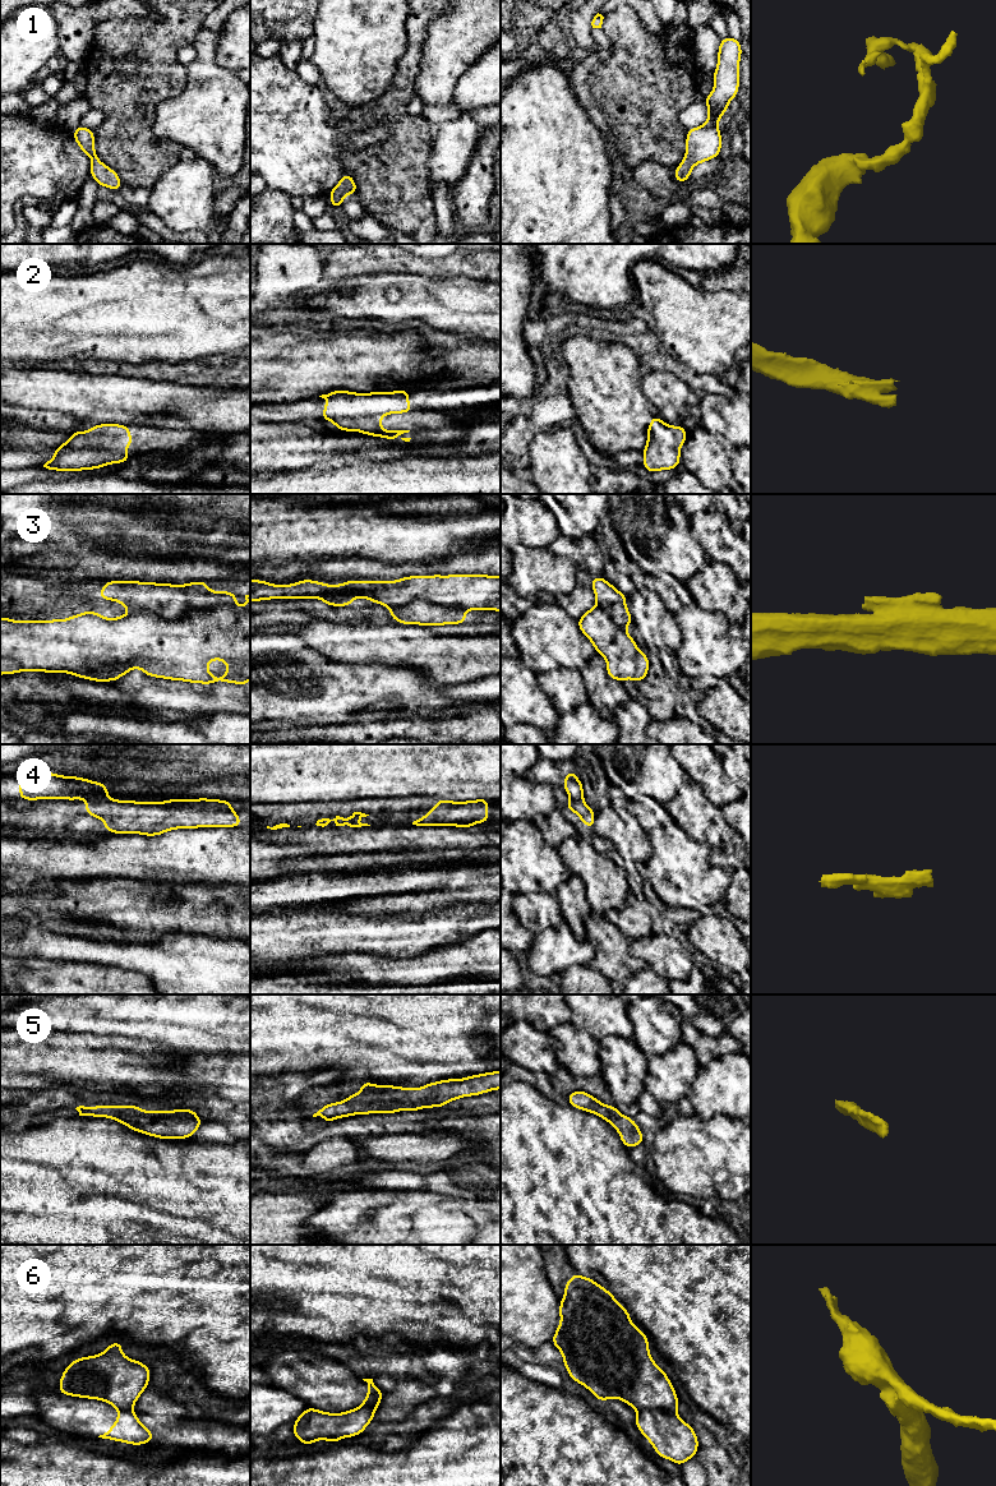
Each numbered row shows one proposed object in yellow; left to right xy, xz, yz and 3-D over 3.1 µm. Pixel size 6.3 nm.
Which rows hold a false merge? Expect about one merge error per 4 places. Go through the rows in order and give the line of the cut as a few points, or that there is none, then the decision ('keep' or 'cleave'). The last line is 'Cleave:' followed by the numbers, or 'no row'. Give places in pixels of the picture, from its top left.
1: no cut | keep
2: no cut | keep
3: xy (231, 604), (192, 608), (176, 618), (132, 612) | cleave
4: yz (571, 798), (582, 799) | cleave
5: no cut | keep
6: yz (637, 1410), (664, 1410), (676, 1413) | cleave
Cleave: 3, 4, 6

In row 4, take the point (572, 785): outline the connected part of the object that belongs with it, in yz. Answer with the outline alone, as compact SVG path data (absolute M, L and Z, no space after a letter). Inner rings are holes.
M568 770L567 775L564 776L563 789L573 800L584 799L584 785L577 777L577 775Z

